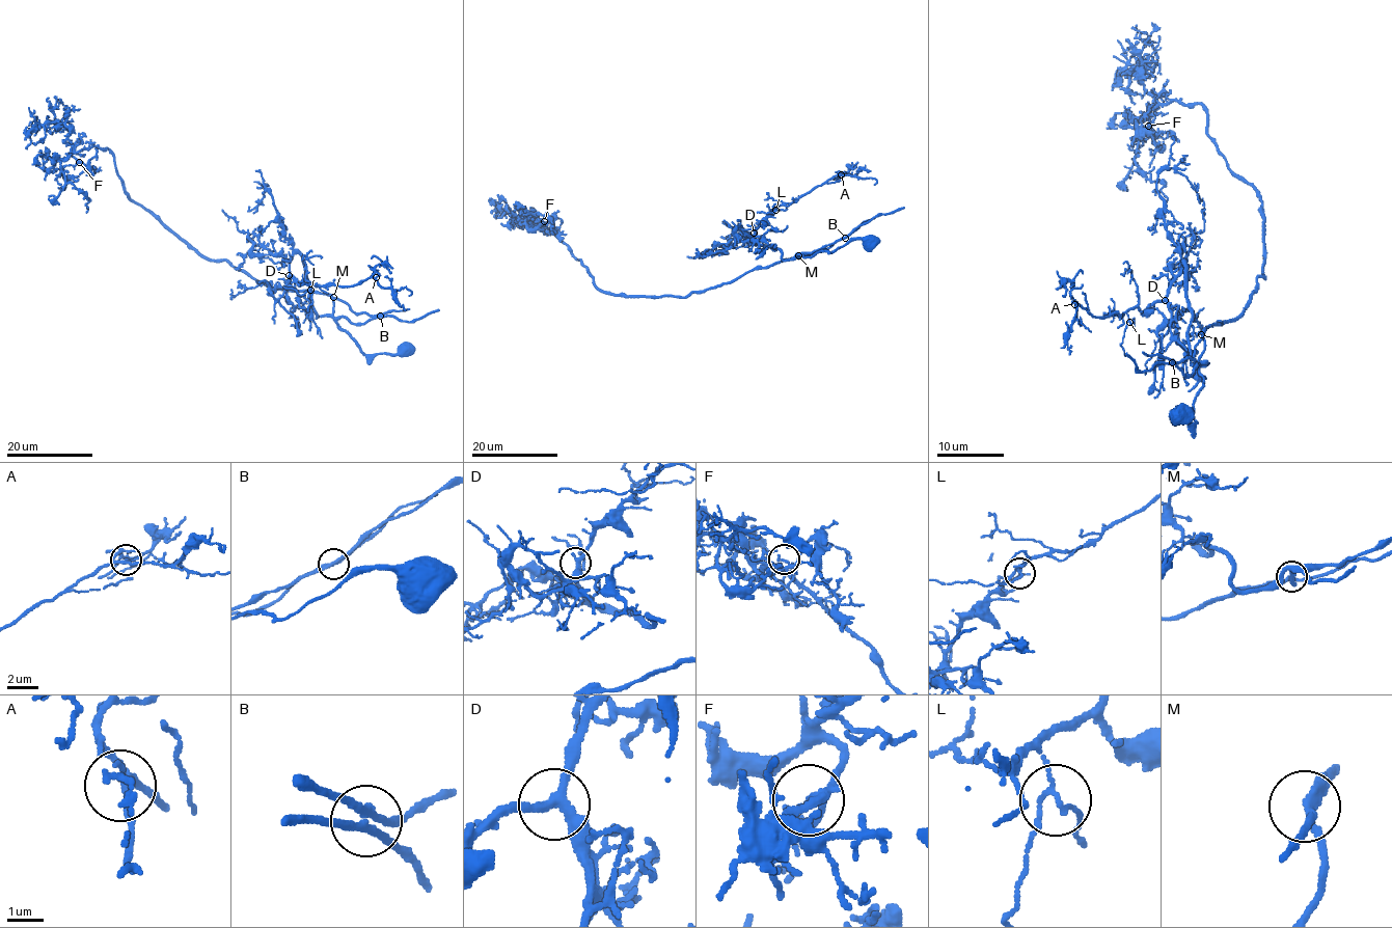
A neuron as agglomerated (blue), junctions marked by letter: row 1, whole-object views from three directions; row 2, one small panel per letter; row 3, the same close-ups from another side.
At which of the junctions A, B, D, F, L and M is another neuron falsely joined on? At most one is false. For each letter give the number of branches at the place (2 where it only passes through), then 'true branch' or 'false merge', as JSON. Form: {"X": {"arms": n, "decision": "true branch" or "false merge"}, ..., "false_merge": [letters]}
{"A": {"arms": 3, "decision": "true branch"}, "B": {"arms": 3, "decision": "false merge"}, "D": {"arms": 3, "decision": "true branch"}, "F": {"arms": 3, "decision": "true branch"}, "L": {"arms": 3, "decision": "true branch"}, "M": {"arms": 3, "decision": "true branch"}, "false_merge": ["B"]}

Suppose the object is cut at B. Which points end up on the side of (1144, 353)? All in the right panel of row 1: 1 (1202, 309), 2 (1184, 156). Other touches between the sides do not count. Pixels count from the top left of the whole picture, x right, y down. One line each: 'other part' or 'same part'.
1: other part
2: other part

